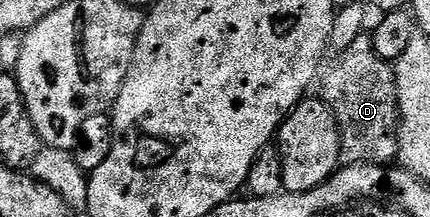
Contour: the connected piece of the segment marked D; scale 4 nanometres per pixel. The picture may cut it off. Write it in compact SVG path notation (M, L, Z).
M368 35L354 39L350 47L332 56L320 66L318 97L330 107L336 116L336 126L340 128L340 165L391 166L397 160L396 126L400 120L395 68L376 54Z

